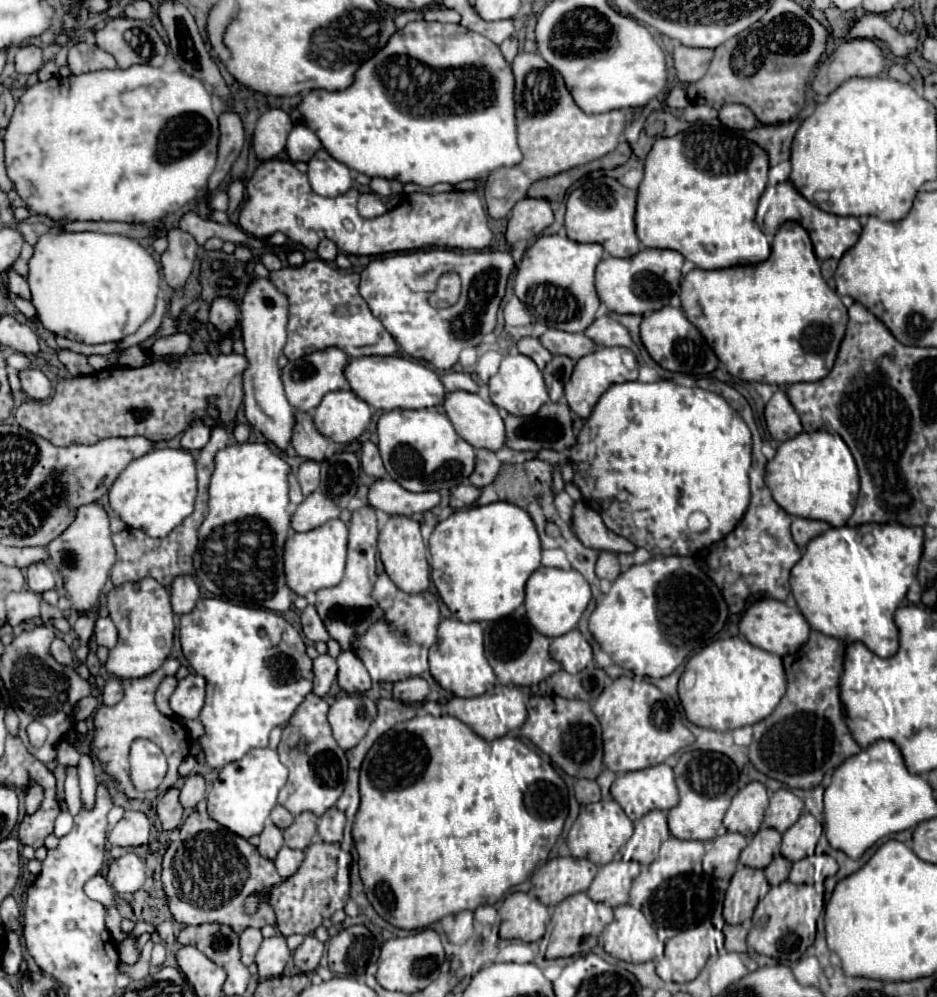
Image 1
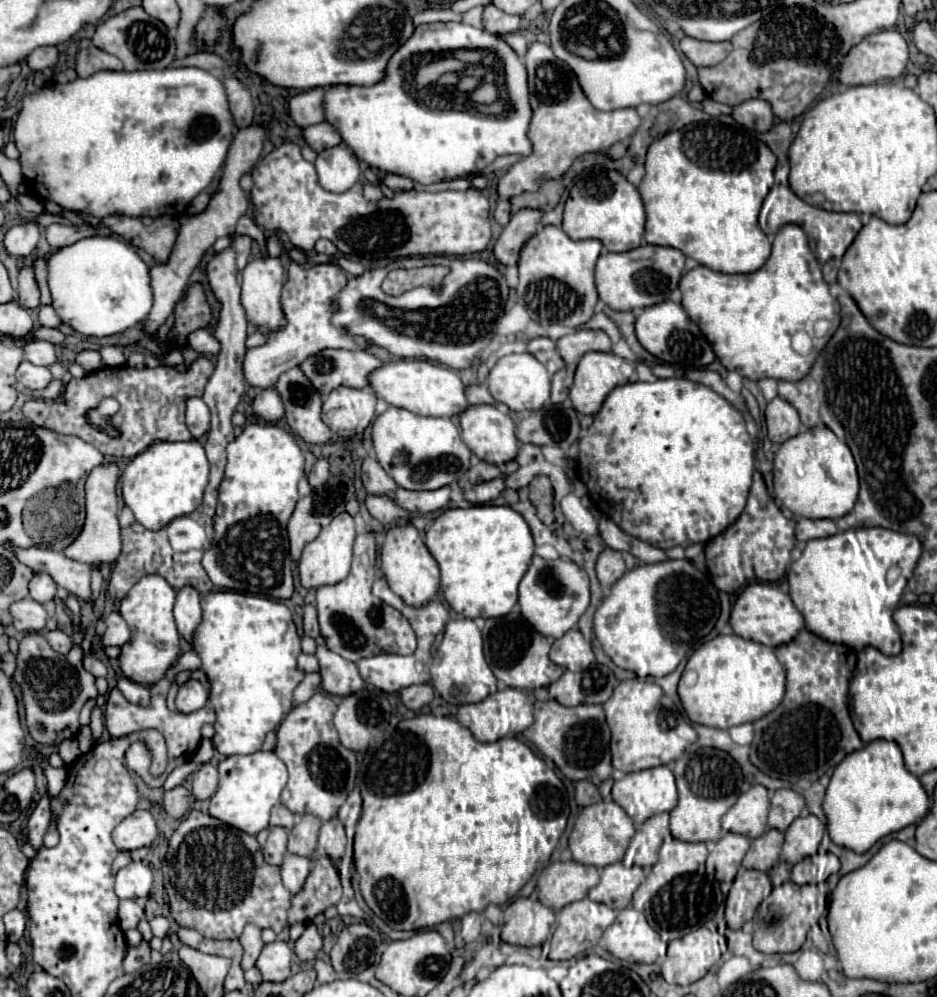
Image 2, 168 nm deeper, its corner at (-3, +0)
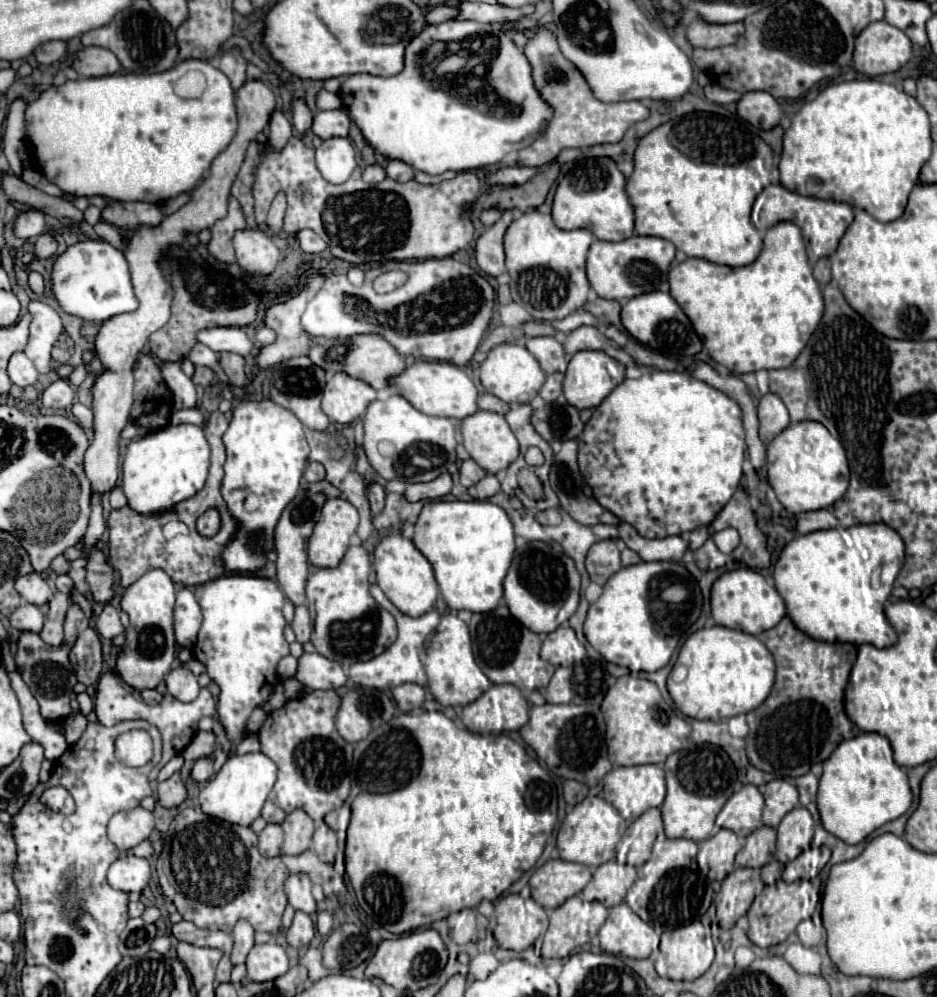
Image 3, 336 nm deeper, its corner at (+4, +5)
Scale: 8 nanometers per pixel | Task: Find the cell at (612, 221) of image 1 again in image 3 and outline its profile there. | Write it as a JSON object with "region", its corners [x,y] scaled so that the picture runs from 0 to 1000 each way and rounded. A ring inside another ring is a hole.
{"region":[[[622,157],[597,182],[590,202],[590,222],[597,230],[629,230],[641,242],[665,242],[676,236],[678,214],[667,194],[667,178],[654,159]]]}

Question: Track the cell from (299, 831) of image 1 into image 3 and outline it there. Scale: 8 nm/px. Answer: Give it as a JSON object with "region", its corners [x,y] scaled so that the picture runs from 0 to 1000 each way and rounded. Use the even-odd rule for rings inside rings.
{"region":[[[317,811],[304,819],[302,836],[304,836],[302,856],[304,858],[319,858],[319,856],[328,854],[332,848],[334,821],[326,813]]]}

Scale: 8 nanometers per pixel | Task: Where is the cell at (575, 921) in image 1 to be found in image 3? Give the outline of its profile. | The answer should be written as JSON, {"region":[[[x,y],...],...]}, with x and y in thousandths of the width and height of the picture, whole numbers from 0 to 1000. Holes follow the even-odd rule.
{"region":[[[620,898],[607,900],[601,908],[597,908],[594,912],[588,914],[586,932],[584,932],[582,940],[580,940],[577,958],[582,962],[588,962],[588,960],[605,960],[614,950],[624,948],[631,940],[637,938],[637,934],[646,926],[648,918],[650,918],[650,912],[646,908],[641,908],[639,904],[624,904]]]}

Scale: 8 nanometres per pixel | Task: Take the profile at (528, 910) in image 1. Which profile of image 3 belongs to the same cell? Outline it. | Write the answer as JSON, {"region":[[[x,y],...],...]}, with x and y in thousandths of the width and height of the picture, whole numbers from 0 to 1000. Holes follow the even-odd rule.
{"region":[[[539,898],[528,904],[530,930],[526,934],[533,950],[558,954],[584,932],[584,916],[569,902]]]}

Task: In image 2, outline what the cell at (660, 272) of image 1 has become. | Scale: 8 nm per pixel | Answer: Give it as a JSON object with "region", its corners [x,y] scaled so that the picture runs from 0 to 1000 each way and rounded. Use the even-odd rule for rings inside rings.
{"region":[[[687,245],[679,251],[670,253],[647,253],[638,257],[636,263],[636,289],[640,301],[645,301],[653,311],[679,311],[687,307],[698,307],[700,303],[713,301],[715,295],[724,287],[732,257],[713,247],[696,247]]]}

